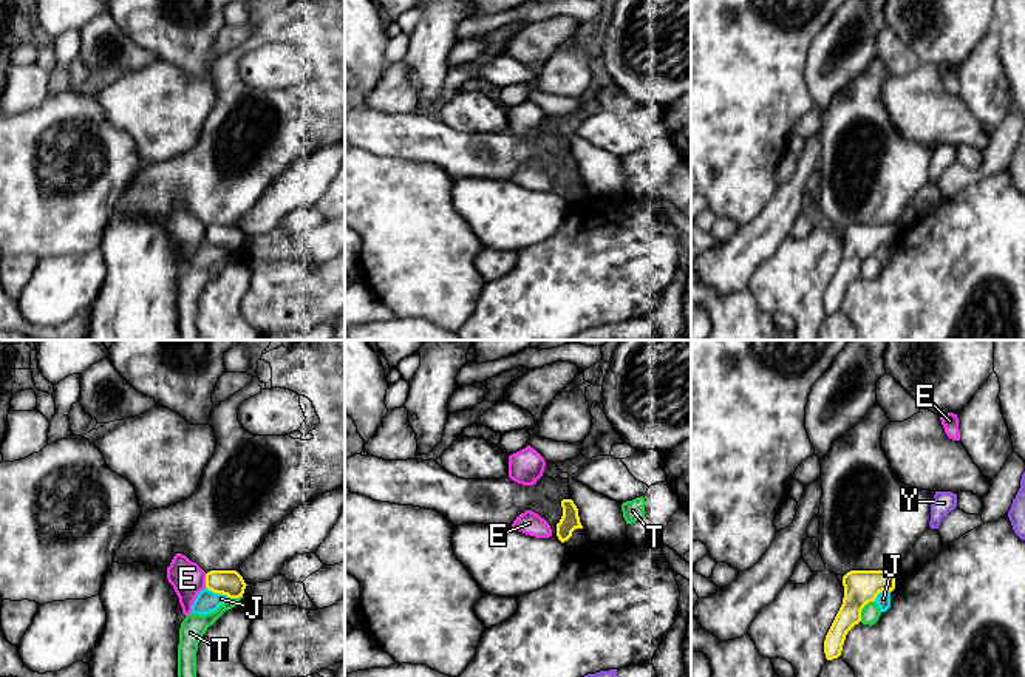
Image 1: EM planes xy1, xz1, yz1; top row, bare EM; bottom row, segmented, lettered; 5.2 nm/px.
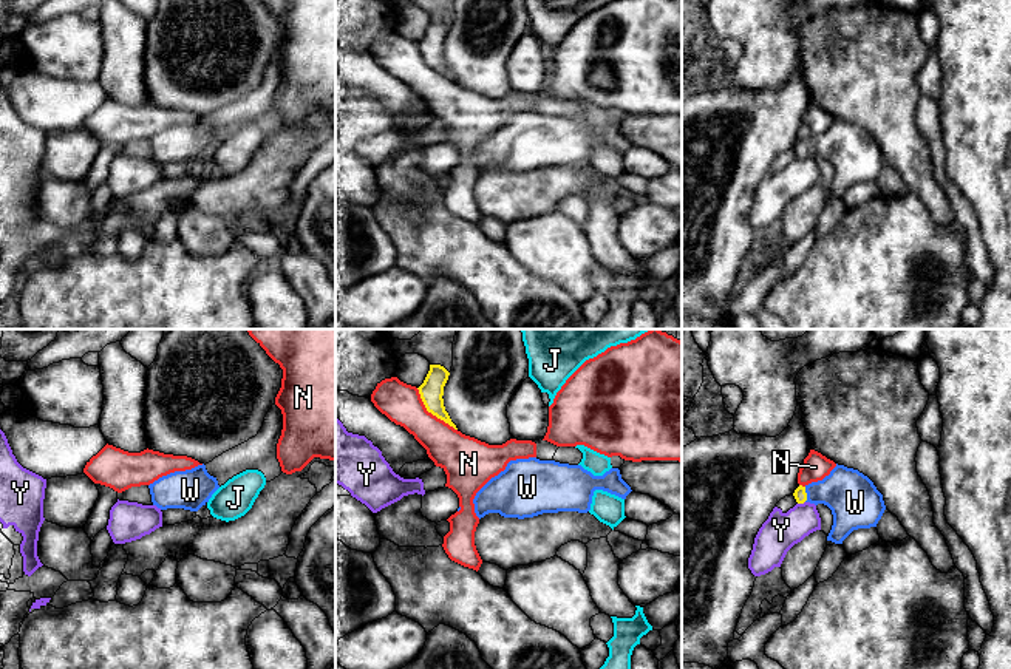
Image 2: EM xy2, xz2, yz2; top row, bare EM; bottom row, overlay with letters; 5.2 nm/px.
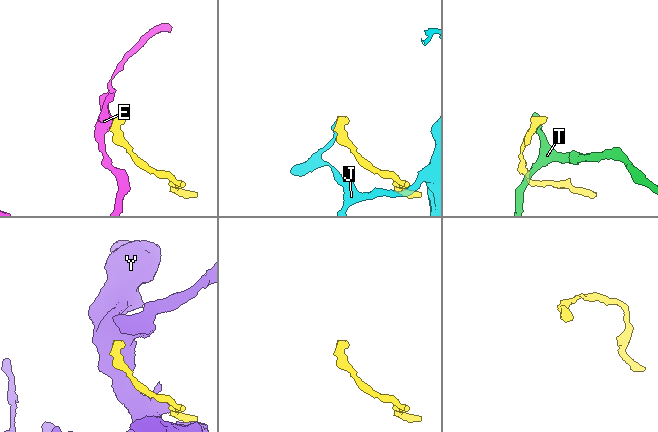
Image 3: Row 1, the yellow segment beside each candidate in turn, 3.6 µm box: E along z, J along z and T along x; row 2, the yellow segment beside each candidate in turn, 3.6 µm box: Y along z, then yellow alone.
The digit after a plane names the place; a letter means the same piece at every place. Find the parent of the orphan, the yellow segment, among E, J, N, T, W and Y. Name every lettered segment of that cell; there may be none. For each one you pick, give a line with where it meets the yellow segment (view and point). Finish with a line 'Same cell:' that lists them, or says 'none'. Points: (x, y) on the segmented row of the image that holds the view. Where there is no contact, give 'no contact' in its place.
W: contact yz2 (806, 495)
Same cell: W

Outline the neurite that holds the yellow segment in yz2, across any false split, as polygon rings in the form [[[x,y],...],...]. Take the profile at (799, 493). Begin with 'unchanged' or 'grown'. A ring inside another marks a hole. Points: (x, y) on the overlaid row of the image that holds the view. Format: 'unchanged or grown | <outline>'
grown | [[[838,464],[822,481],[799,485],[793,496],[798,504],[824,504],[832,510],[827,541],[835,544],[842,544],[853,530],[877,527],[886,510],[883,494],[867,476]]]

